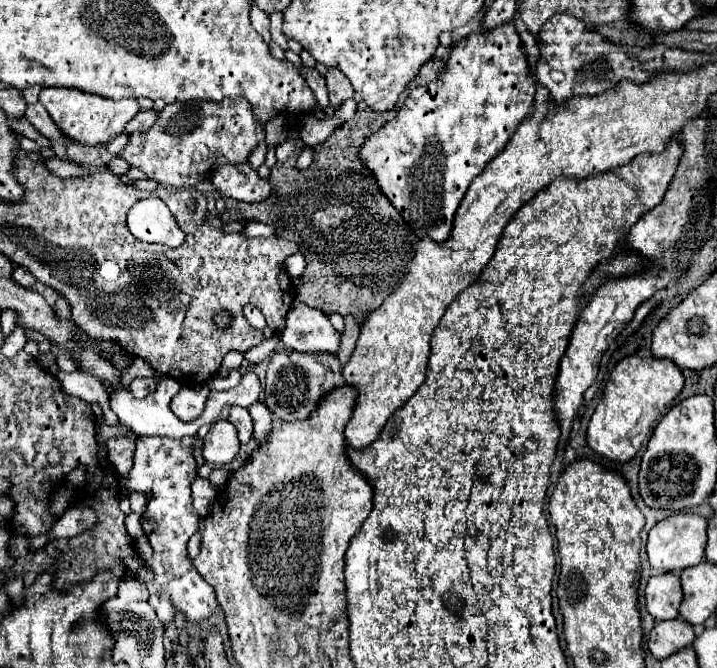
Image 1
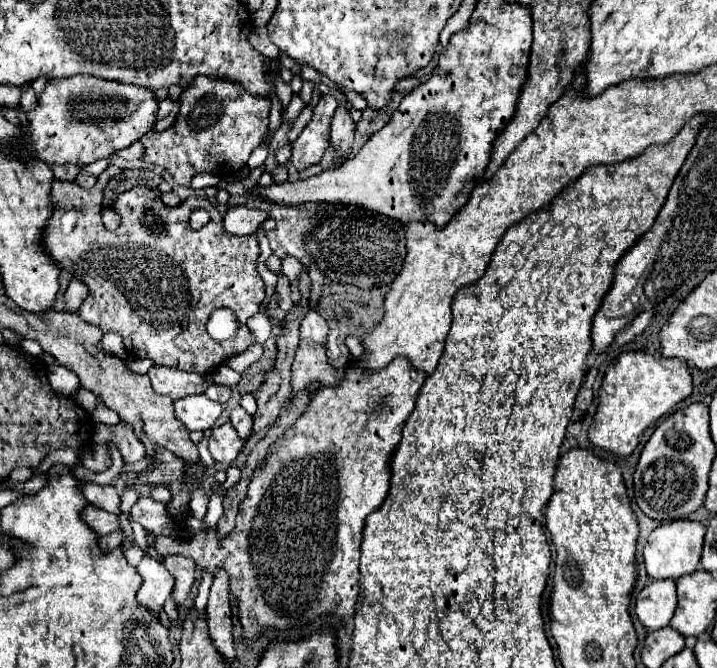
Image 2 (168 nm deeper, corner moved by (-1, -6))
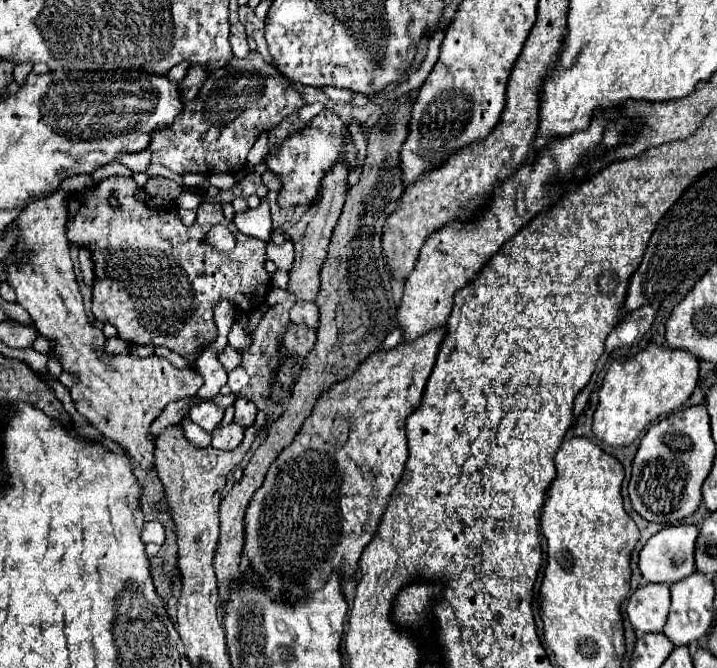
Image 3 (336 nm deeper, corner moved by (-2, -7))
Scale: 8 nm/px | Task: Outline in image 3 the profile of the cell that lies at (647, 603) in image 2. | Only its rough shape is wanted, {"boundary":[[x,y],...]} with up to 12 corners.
{"boundary":[[665,583],[639,587],[627,603],[641,633],[665,627],[671,595]]}

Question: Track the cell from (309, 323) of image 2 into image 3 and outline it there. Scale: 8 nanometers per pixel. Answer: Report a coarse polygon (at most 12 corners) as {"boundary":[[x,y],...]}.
{"boundary":[[297,301],[291,321],[301,327],[317,329],[319,315],[315,303]]}

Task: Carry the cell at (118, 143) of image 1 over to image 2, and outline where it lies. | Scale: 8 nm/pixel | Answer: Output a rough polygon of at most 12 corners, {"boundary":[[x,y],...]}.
{"boundary":[[140,142],[116,152],[124,160],[140,160],[144,146]]}

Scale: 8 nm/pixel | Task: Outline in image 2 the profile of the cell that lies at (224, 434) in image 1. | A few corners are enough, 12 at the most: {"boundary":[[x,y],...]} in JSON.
{"boundary":[[230,422],[214,428],[210,452],[216,462],[234,462],[242,438]]}

